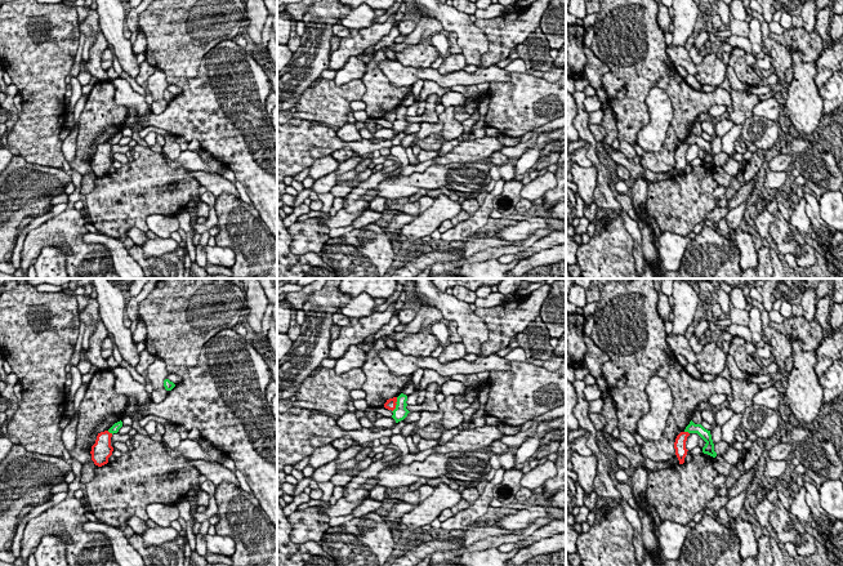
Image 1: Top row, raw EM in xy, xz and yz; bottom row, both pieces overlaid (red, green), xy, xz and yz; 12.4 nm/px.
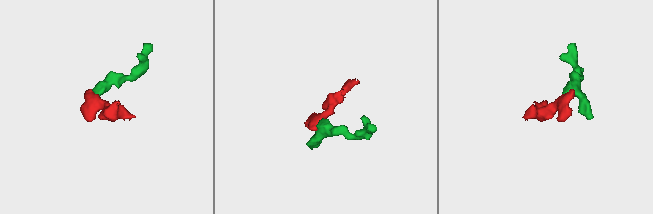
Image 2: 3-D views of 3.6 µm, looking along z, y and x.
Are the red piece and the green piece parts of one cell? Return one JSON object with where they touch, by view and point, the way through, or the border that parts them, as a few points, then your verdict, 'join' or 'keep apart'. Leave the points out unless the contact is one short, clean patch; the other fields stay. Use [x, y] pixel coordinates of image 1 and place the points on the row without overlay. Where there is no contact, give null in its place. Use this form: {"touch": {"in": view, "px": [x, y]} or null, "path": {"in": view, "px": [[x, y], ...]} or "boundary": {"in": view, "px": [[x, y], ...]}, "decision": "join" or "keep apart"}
{"touch": {"in": "xz", "px": [396, 115]}, "boundary": {"in": "xz", "px": [[397, 108], [392, 123]]}, "decision": "keep apart"}

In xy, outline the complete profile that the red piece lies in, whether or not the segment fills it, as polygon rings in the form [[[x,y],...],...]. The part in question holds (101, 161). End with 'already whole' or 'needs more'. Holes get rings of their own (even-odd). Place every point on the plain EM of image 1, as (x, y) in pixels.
[[[108,142],[101,143],[97,147],[95,155],[92,157],[92,171],[98,178],[107,175],[108,169],[112,166],[111,148],[112,144]]] | already whole

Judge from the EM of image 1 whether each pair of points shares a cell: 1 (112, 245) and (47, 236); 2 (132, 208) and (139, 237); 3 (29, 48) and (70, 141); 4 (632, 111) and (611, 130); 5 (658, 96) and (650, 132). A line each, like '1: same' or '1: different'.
1: different
2: different
3: different
4: different
5: same

